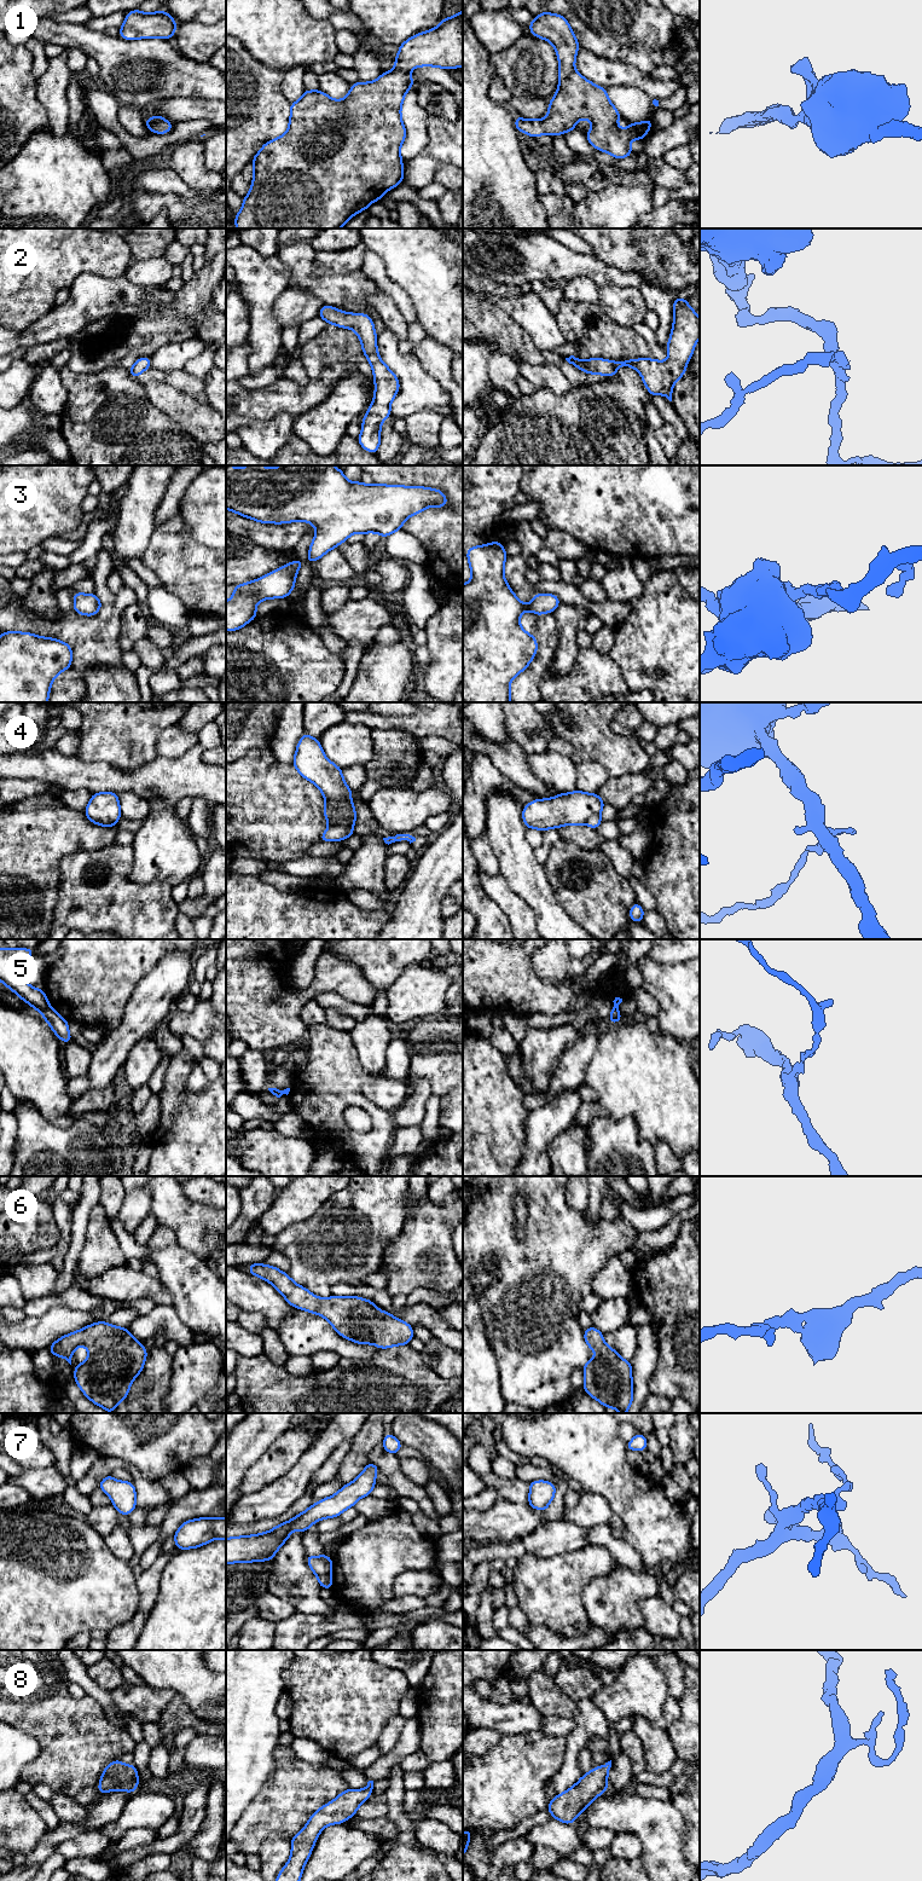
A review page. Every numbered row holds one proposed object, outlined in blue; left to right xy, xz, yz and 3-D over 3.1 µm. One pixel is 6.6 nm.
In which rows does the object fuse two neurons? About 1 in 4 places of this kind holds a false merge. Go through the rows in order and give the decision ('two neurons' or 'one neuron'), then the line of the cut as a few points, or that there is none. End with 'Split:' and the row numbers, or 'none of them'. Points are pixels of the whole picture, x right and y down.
1: one neuron; no cut
2: one neuron; no cut
3: one neuron; no cut
4: two neurons; cut in xz along (330, 825), (352, 829)
5: two neurons; cut in xy along (48, 1005), (41, 1013)
6: one neuron; no cut
7: one neuron; no cut
8: one neuron; no cut
Split: 4, 5

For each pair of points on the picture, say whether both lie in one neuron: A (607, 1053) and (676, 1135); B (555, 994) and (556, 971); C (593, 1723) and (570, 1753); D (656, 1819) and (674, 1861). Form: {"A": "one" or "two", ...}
{"A": "one", "B": "two", "C": "one", "D": "one"}

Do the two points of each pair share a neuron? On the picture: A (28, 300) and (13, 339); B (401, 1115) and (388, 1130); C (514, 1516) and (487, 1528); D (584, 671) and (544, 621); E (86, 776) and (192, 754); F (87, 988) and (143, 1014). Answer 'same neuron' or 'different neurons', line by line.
A: different neurons
B: different neurons
C: same neuron
D: different neurons
E: same neuron
F: different neurons

